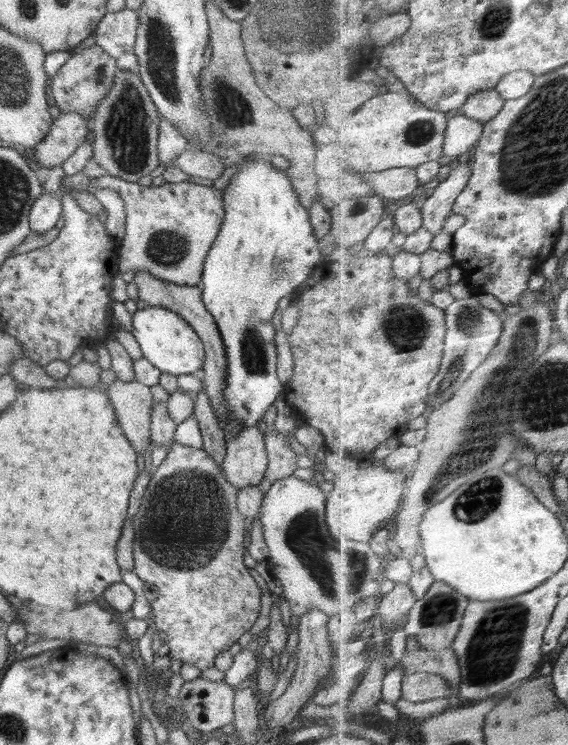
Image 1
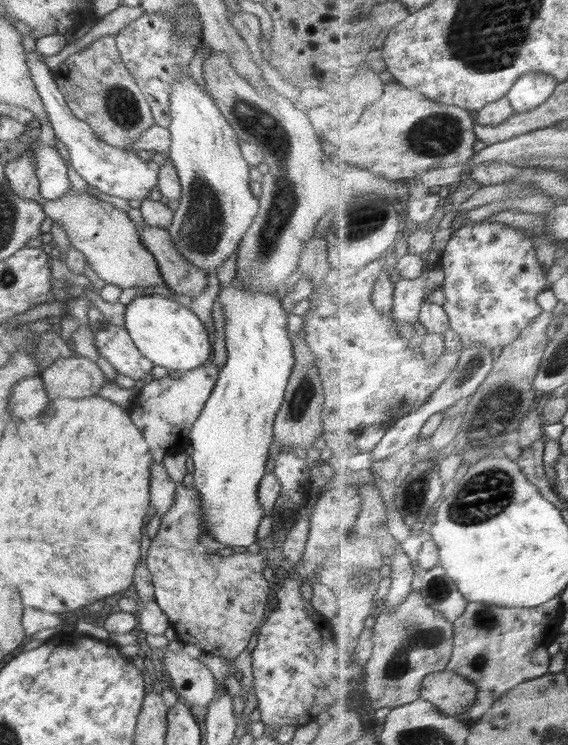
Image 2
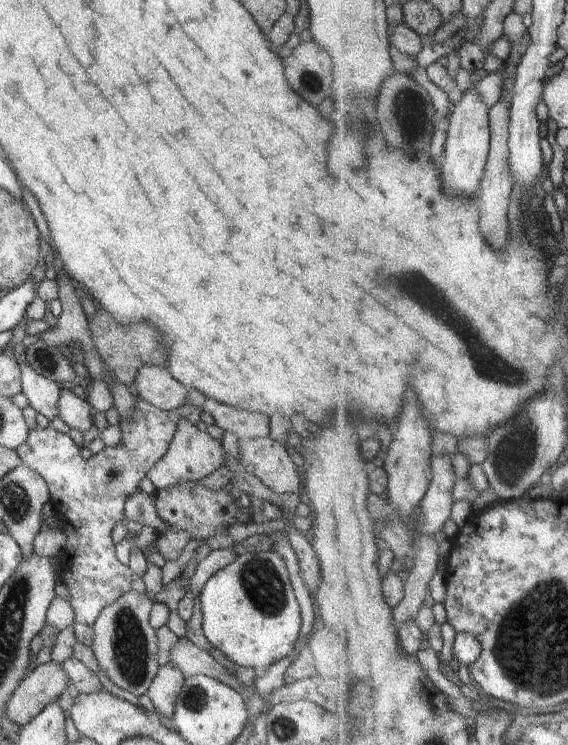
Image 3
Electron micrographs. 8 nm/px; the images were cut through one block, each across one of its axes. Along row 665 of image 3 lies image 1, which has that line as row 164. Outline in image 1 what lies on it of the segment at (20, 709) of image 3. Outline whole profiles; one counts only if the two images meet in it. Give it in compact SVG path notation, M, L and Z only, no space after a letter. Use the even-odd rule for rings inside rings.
M61 111L48 130L44 140L34 146L35 157L40 166L51 169L64 161L85 141L91 121L78 112Z

